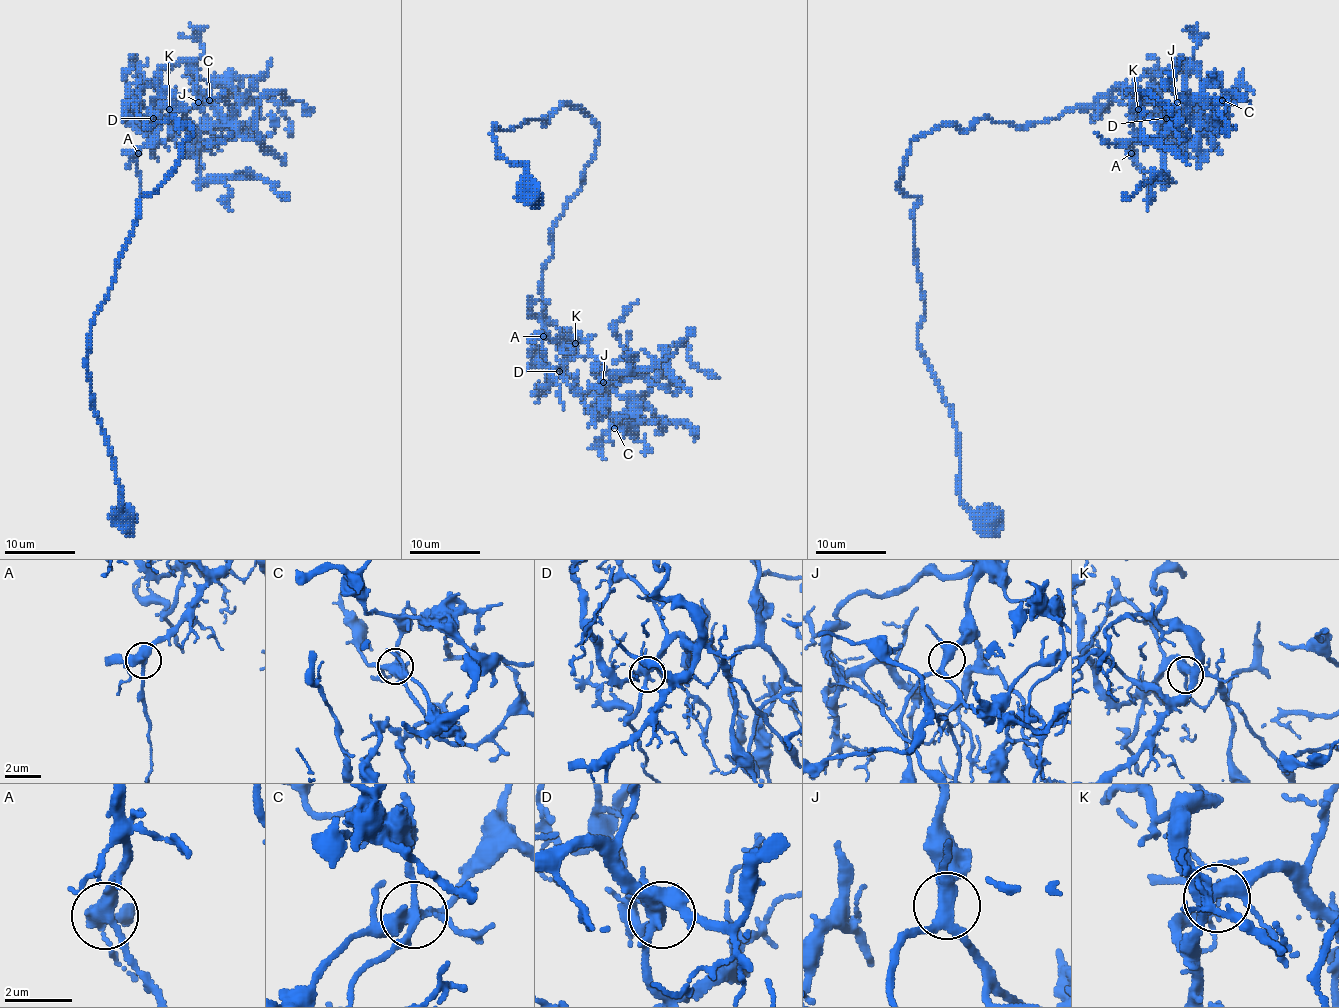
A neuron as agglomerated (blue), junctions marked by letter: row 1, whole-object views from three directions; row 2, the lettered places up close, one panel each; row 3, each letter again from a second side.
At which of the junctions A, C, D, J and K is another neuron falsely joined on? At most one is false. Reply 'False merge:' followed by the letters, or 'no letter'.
False merge: C

